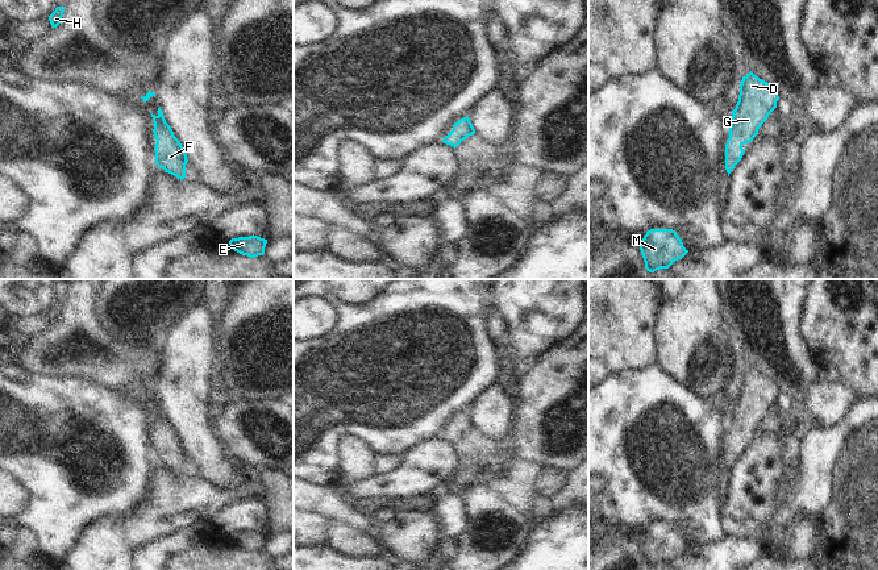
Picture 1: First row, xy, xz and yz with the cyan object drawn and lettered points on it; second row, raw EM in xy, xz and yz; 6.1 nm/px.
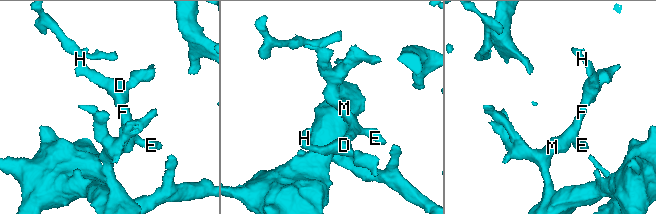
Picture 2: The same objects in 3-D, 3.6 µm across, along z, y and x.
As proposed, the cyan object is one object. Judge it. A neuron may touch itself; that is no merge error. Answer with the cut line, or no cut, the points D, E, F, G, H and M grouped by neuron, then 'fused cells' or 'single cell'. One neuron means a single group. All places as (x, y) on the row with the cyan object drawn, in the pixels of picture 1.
no cut | D E F G H M | single cell

